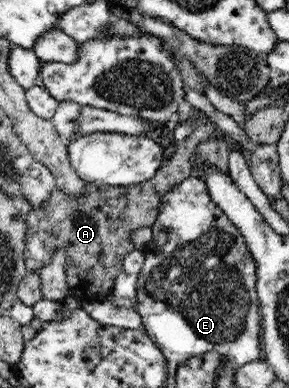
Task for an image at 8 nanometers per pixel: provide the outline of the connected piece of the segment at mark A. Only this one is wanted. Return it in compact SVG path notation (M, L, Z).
M213 122L198 125L156 174L140 184L117 187L87 183L81 196L53 191L43 207L34 208L25 216L28 225L24 251L27 270L36 272L46 266L54 250L63 248L69 296L82 304L106 299L113 290L116 277L122 272L123 260L135 249L131 234L155 223L163 196L175 184L190 177L194 150L202 142L217 135L220 133Z

